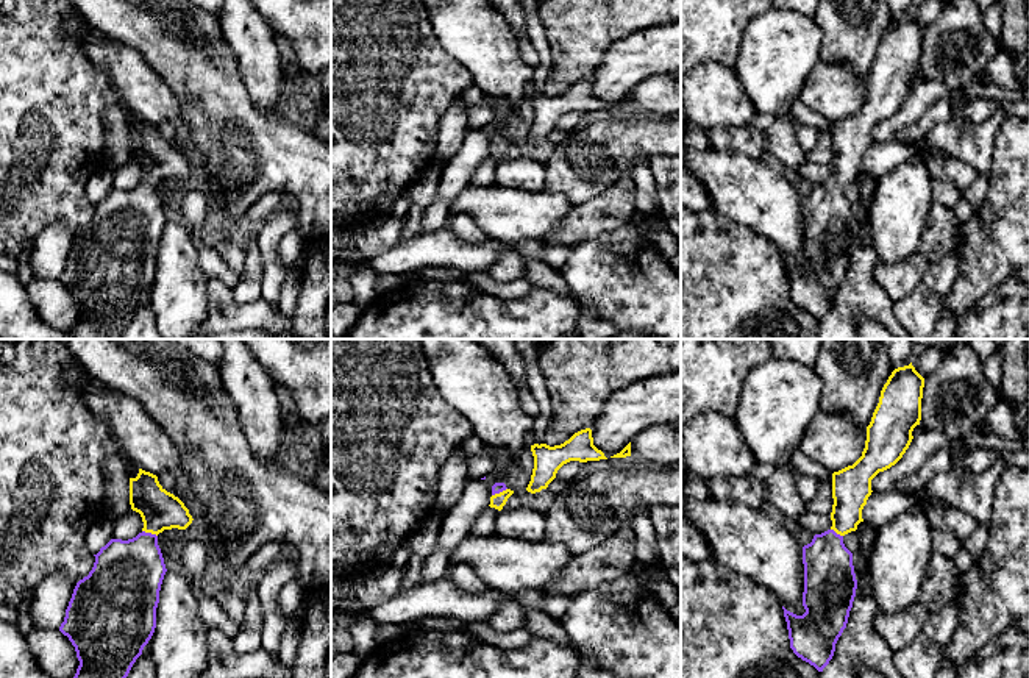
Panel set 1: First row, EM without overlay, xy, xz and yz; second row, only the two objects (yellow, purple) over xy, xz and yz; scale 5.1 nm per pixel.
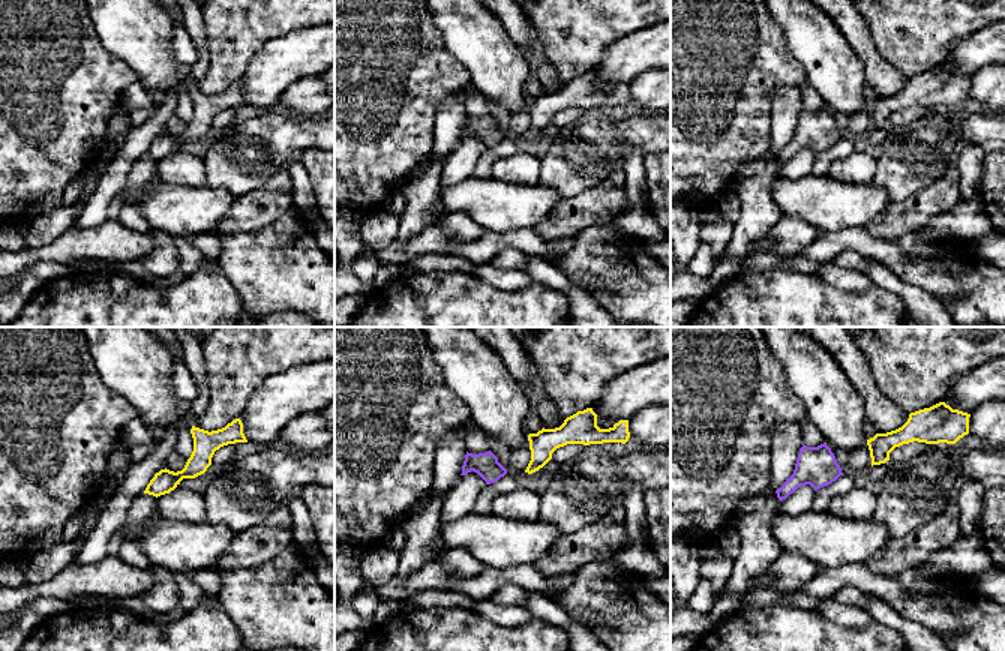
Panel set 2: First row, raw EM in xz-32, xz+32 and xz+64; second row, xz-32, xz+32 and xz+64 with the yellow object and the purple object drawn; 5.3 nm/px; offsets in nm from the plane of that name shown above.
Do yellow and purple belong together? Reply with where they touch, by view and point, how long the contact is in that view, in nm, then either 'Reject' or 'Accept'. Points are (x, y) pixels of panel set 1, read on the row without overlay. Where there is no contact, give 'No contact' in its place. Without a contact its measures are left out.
Touches yellow at xy (150, 181). Shared border 90 nm. Accept

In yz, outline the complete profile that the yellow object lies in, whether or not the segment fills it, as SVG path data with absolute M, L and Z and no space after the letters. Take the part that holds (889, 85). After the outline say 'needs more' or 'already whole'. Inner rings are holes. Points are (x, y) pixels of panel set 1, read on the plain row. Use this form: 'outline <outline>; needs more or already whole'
outline M912 12L892 22L867 77L862 106L832 123L832 177L803 197L806 262L796 266L782 259L790 298L818 322L834 306L857 239L853 203L845 197L843 186L863 172L871 130L895 116L909 98L912 81L921 70L923 37L924 28Z; needs more

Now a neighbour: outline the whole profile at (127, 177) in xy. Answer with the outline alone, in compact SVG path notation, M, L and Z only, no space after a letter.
M130 161L125 166L112 170L112 189L128 191L142 183L144 172L139 162Z

